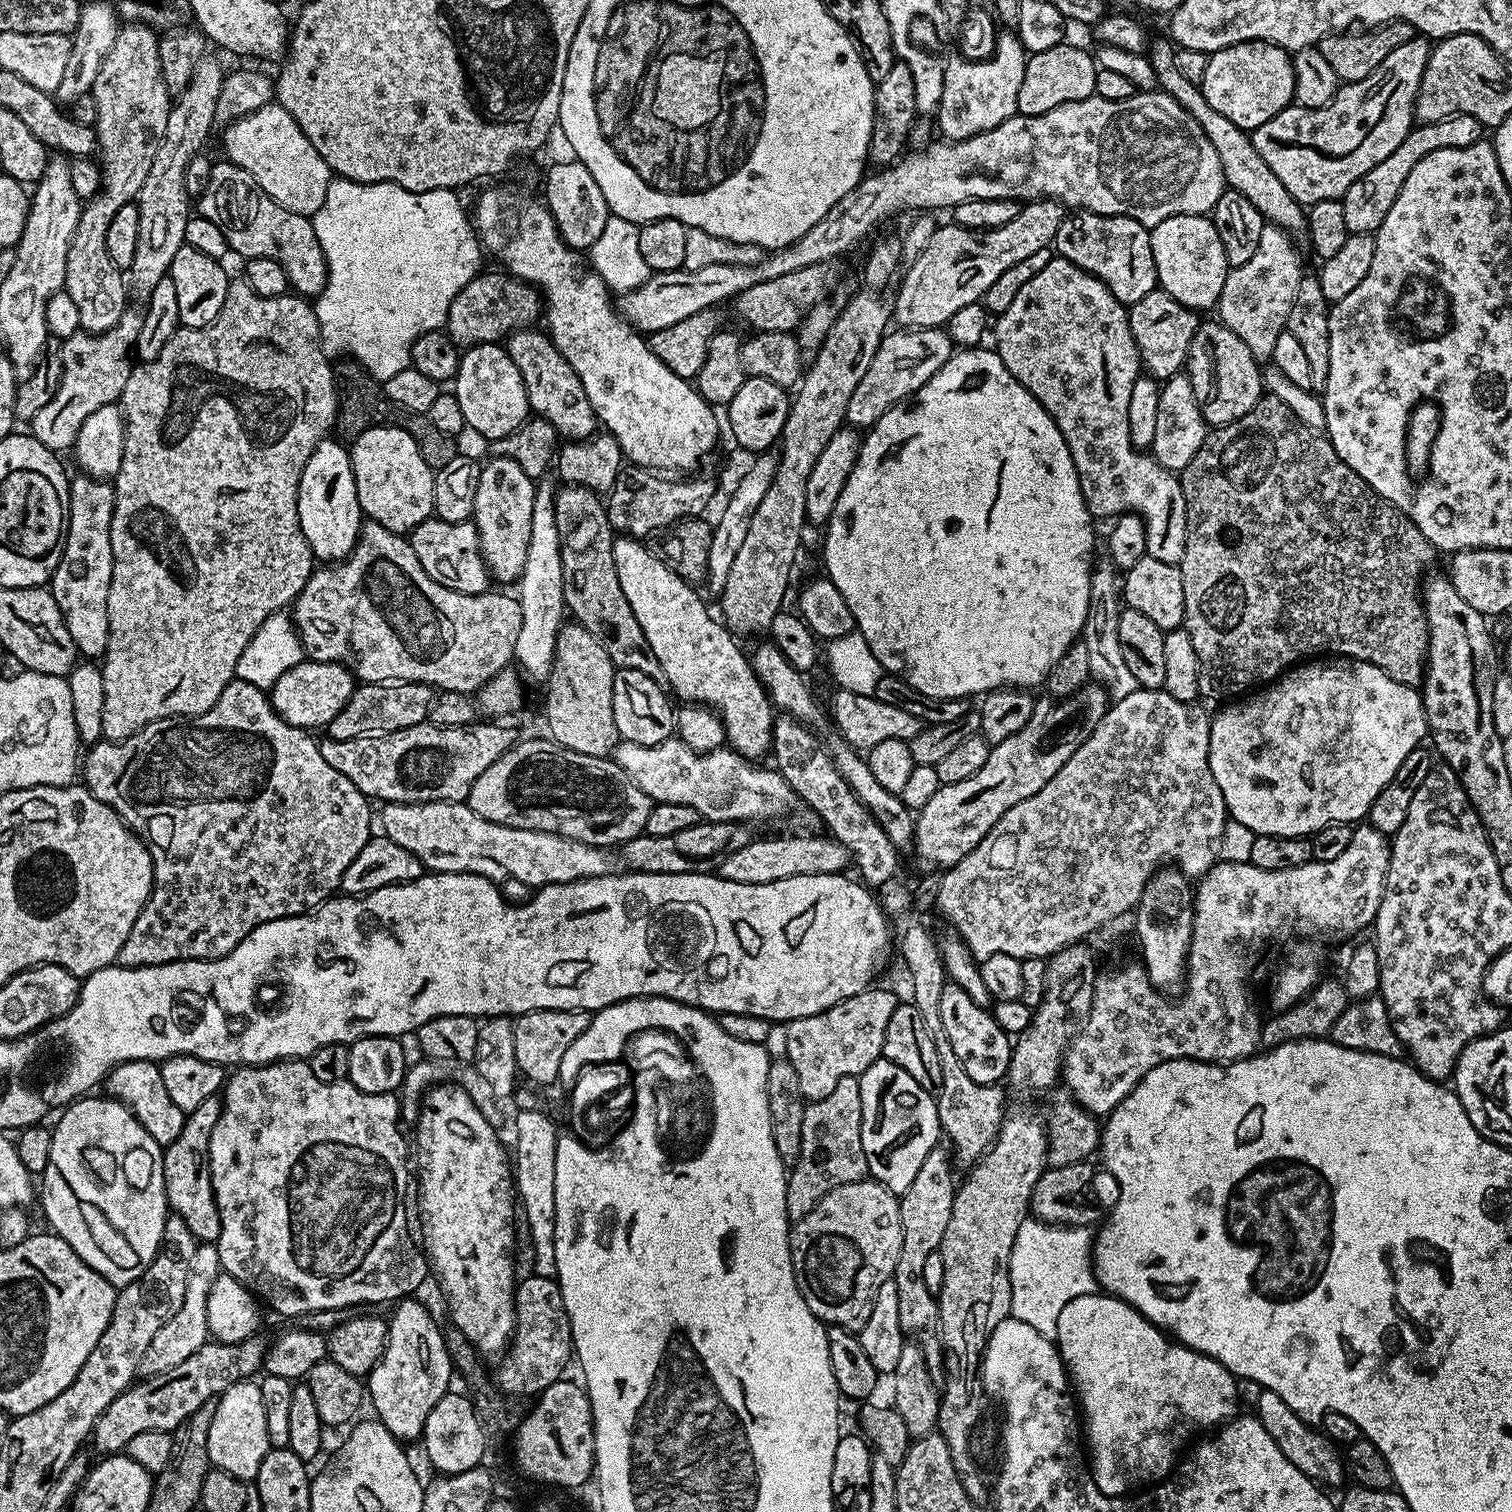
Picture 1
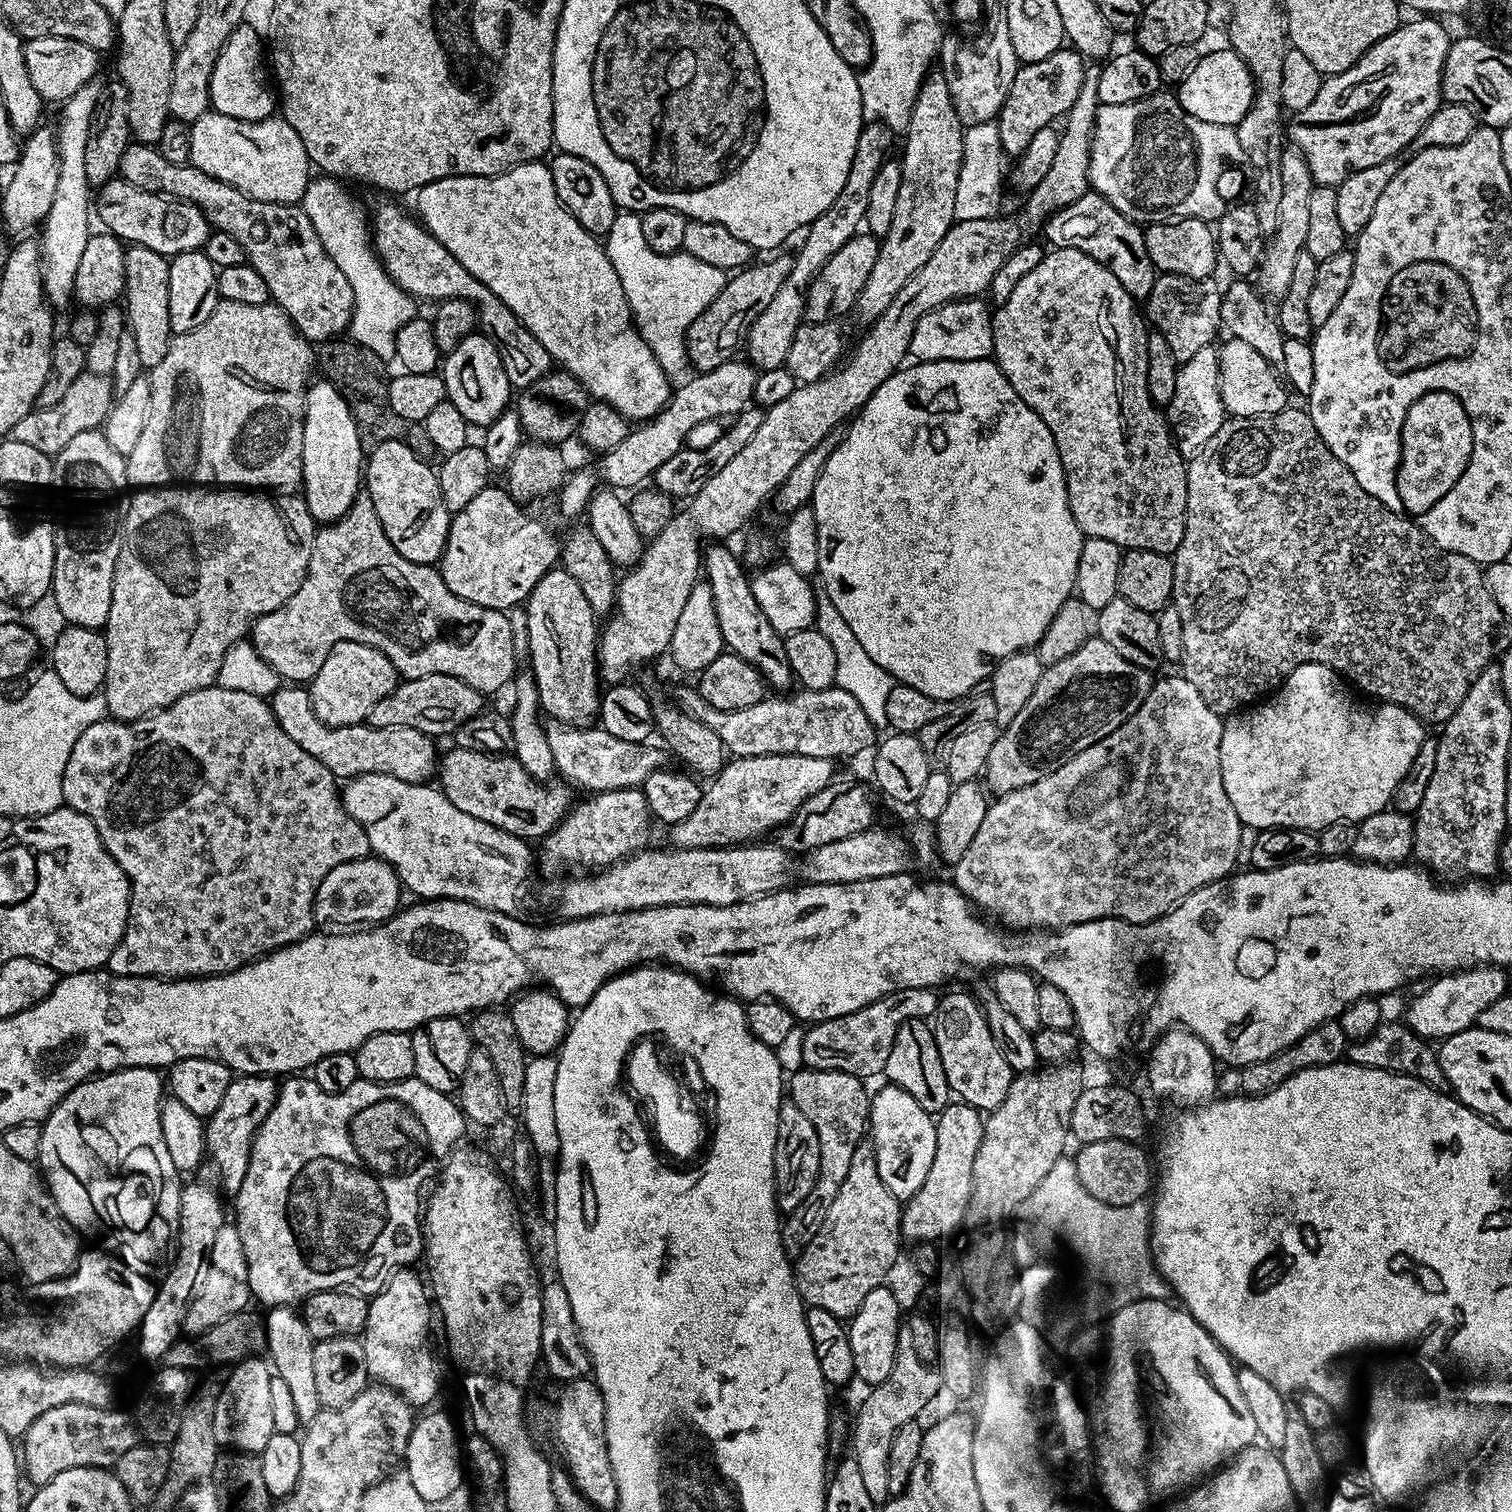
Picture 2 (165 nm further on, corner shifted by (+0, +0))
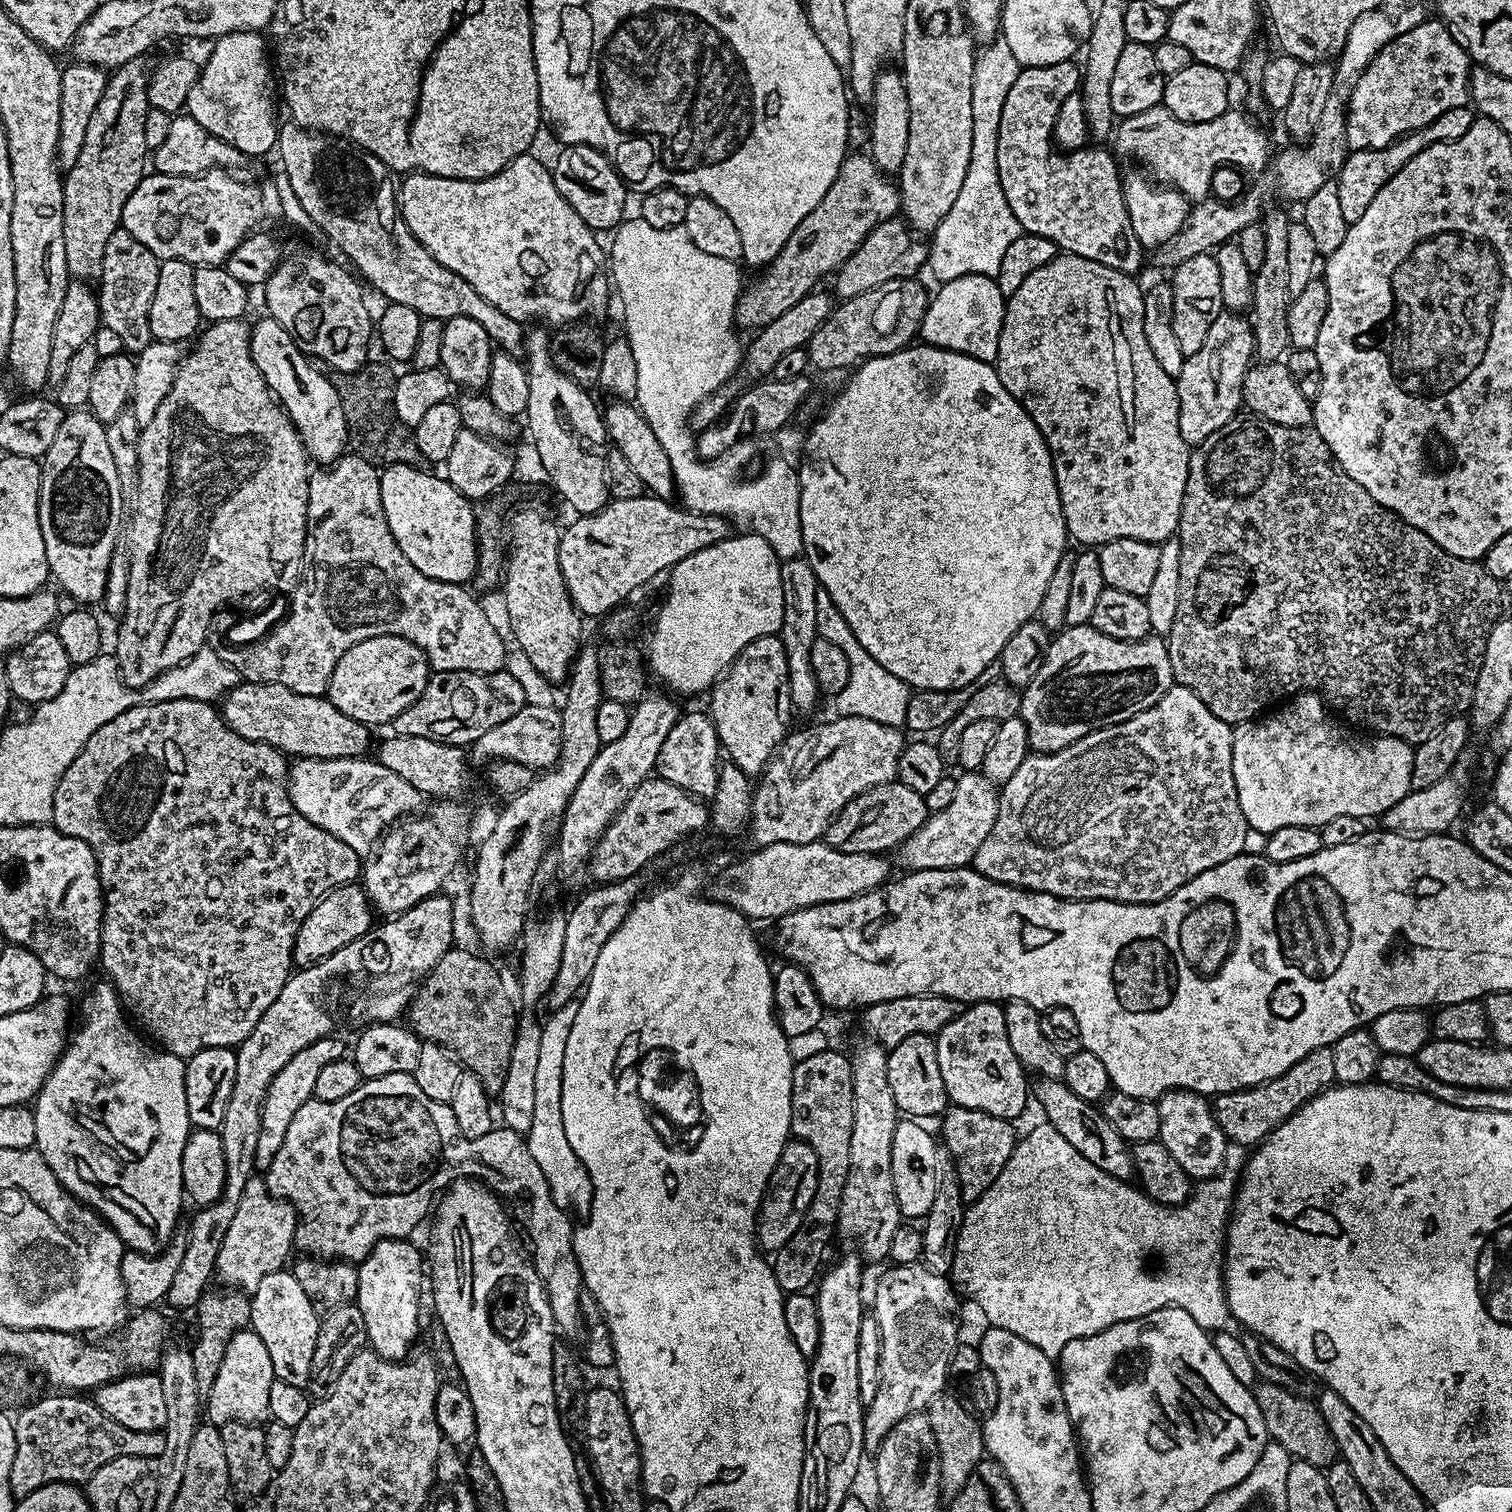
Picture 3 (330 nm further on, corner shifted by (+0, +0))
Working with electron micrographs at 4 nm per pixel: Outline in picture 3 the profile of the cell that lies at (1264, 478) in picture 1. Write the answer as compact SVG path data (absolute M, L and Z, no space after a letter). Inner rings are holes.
M1237 418L1231 420L1226 426L1214 430L1214 434L1210 434L1210 438L1206 438L1202 443L1195 445L1191 449L1188 457L1188 477L1186 478L1186 490L1182 498L1180 526L1178 529L1178 539L1180 542L1178 612L1174 614L1174 626L1170 626L1166 637L1173 681L1179 687L1188 688L1193 692L1210 710L1210 714L1222 718L1222 722L1233 726L1247 720L1255 720L1257 716L1267 713L1273 706L1287 701L1295 696L1297 692L1318 692L1324 697L1324 703L1328 705L1333 713L1339 714L1341 717L1344 715L1350 723L1357 724L1357 726L1352 725L1357 729L1369 728L1369 733L1393 736L1399 740L1405 740L1409 746L1426 742L1426 738L1430 738L1430 734L1434 734L1434 730L1438 730L1438 726L1442 726L1442 722L1446 722L1452 716L1467 713L1472 707L1474 690L1478 682L1478 670L1482 666L1482 658L1486 654L1486 638L1490 638L1490 630L1502 616L1502 612L1500 612L1501 581L1495 580L1484 569L1481 561L1458 558L1454 554L1442 550L1442 546L1438 546L1438 542L1434 542L1426 534L1422 534L1422 530L1410 526L1400 516L1395 516L1394 513L1383 508L1381 504L1374 502L1374 498L1370 498L1370 494L1366 494L1366 490L1362 490L1362 486L1358 486L1358 482L1354 482L1354 478L1350 478L1350 474L1346 474L1346 470L1342 470L1342 466L1334 458L1330 446L1326 446L1326 442L1322 442L1322 438L1317 434L1315 427L1291 428L1290 426L1278 426L1269 420L1259 418L1247 419Z

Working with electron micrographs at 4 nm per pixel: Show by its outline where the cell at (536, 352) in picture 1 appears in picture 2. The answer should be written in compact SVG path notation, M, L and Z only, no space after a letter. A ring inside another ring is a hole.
M380 204L370 212L370 235L372 247L380 265L388 272L388 277L404 292L409 292L417 301L432 300L468 300L476 307L478 328L483 335L489 336L498 350L498 358L502 358L502 366L506 370L506 378L513 389L519 390L530 386L530 382L538 382L538 378L553 371L554 361L552 355L518 322L518 318L442 242L438 242L428 233L423 224L417 222L411 215L407 216L396 204Z

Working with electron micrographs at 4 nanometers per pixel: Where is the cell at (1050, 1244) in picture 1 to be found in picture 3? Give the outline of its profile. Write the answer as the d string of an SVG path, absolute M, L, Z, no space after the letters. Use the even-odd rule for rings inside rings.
M1047 1122L1039 1123L1034 1125L1025 1136L1023 1133L1017 1139L1016 1149L1010 1154L1006 1166L1002 1166L1002 1174L998 1174L998 1178L990 1182L990 1190L986 1190L986 1194L982 1194L965 1207L964 1221L958 1231L953 1268L950 1273L953 1285L963 1295L965 1292L980 1307L981 1314L988 1319L987 1323L991 1327L1010 1330L1010 1334L1018 1334L1018 1338L1026 1338L1030 1346L1038 1346L1042 1354L1053 1358L1059 1357L1066 1342L1074 1342L1074 1338L1086 1338L1090 1334L1098 1334L1118 1322L1130 1322L1134 1318L1154 1314L1154 1310L1163 1308L1181 1308L1186 1310L1186 1314L1190 1314L1190 1318L1194 1318L1194 1322L1198 1322L1198 1326L1213 1333L1225 1331L1233 1323L1233 1319L1224 1293L1224 1241L1230 1227L1230 1217L1246 1163L1245 1145L1229 1142L1226 1146L1224 1164L1219 1172L1210 1180L1199 1181L1193 1187L1186 1203L1169 1206L1156 1203L1139 1187L1098 1170L1098 1166L1094 1166L1090 1158L1082 1158L1082 1154L1074 1150L1074 1146L1070 1146L1070 1142L1066 1142L1066 1138L1058 1134L1058 1130L1054 1130L1054 1126L1050 1126Z

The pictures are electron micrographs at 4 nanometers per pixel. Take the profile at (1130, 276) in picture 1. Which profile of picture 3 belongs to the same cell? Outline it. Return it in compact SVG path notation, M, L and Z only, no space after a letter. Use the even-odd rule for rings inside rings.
M1067 60L1050 66L1021 67L1014 86L1010 86L1002 106L1002 122L998 122L997 162L1002 193L1023 231L1050 238L1065 253L1136 274L1144 264L1146 250L1138 242L1134 226L1130 226L1117 157L1104 146L1061 152L1052 142L1058 109L1080 86L1082 72L1074 65Z

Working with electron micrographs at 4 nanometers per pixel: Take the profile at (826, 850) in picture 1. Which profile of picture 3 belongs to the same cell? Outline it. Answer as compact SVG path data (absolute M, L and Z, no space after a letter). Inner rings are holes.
M976 770L965 771L963 775L956 780L954 802L950 802L946 810L931 813L928 821L895 849L894 857L904 870L921 872L967 868L974 854L978 854L978 846L986 842L986 834L990 834L993 828L994 818L998 818L1000 794L997 785Z

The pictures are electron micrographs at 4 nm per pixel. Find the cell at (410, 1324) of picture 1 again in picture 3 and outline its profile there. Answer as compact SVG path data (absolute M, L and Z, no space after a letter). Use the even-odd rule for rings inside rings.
M408 1238L398 1240L379 1240L370 1250L365 1260L358 1264L358 1294L356 1305L362 1310L362 1318L366 1322L368 1344L372 1351L387 1360L405 1359L413 1351L412 1343L420 1332L420 1287L426 1284L426 1260L418 1249L412 1245Z

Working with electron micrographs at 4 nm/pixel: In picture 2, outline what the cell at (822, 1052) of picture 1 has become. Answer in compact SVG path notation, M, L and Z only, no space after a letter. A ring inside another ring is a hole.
M907 988L886 994L870 1006L862 1006L862 1010L854 1010L854 1014L842 1014L838 1018L822 1020L811 1025L812 1028L804 1036L800 1044L800 1056L803 1063L818 1070L842 1070L846 1074L854 1074L861 1078L880 1076L886 1066L886 1058L890 1058L890 1046L894 1046L894 1034L898 1034L898 1026L907 1020L922 1020L936 1015L938 996L931 988Z

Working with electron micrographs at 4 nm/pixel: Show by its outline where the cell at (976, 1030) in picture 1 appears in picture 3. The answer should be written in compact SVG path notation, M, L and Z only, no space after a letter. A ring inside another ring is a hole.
M981 1002L967 1005L953 1020L946 1022L946 1026L942 1026L940 1031L935 1033L934 1039L944 1089L955 1107L982 1110L1003 1120L1019 1121L1018 1118L1023 1114L1028 1100L1030 1104L1030 1080L1028 1084L1026 1069L1018 1062L1013 1048L1010 1047L1010 1038L1006 1038L1006 1018L999 1003Z

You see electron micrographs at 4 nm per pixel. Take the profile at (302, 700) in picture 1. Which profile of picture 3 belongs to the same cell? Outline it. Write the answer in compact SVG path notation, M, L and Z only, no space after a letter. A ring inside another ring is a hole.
M401 636L366 638L350 646L350 650L338 658L338 666L334 666L334 674L330 676L326 699L342 710L342 714L358 722L388 726L398 714L402 714L402 710L406 710L406 706L414 706L414 702L422 698L429 675L428 655L414 646L414 642Z

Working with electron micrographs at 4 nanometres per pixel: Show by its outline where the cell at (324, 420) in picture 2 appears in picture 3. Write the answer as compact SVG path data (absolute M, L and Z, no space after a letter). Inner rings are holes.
M263 319L251 325L250 350L254 366L258 366L262 378L268 384L268 391L276 397L280 407L292 419L304 447L308 449L309 457L315 463L317 460L317 465L331 466L345 455L346 445L349 443L349 428L339 392L331 384L329 377L325 374L323 376L315 368L317 365L308 353L301 350L296 339L278 321Z

